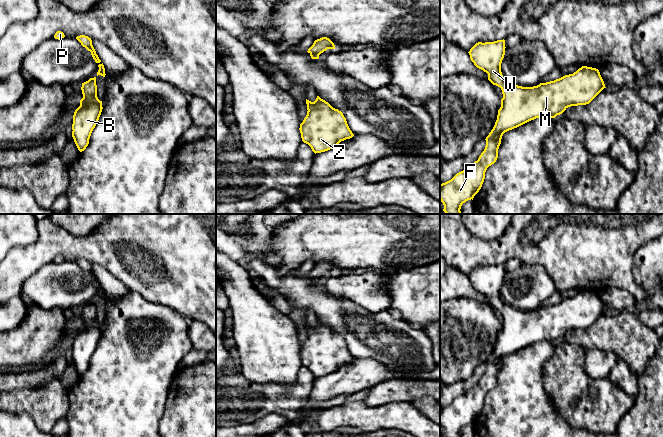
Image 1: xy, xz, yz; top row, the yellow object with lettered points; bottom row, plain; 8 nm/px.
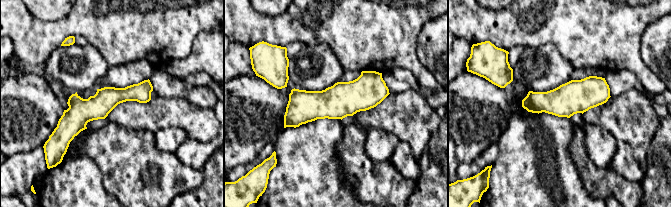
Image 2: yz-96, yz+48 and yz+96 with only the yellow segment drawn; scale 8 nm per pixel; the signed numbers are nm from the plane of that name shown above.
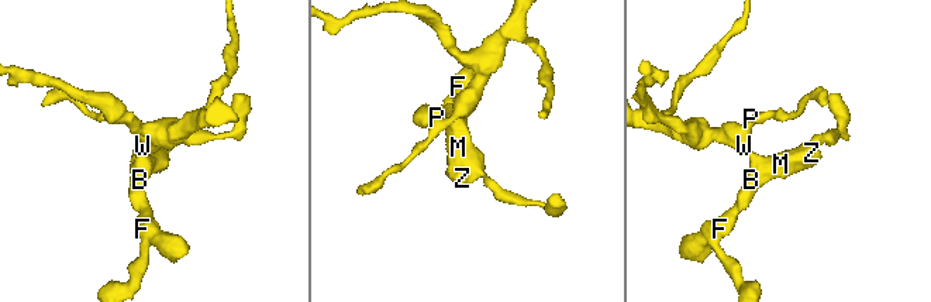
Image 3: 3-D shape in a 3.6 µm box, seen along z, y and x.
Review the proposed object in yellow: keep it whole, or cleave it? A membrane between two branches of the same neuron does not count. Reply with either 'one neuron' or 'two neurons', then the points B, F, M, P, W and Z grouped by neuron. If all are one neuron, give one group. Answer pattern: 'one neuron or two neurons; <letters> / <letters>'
one neuron; B F M P W Z

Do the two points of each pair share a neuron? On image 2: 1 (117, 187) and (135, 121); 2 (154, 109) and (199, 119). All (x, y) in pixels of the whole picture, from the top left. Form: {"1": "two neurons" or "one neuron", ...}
{"1": "two neurons", "2": "one neuron"}

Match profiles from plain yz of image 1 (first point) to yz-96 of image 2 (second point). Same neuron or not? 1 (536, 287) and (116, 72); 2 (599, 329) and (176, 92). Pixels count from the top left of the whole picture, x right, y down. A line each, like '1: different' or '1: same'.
1: different
2: different

